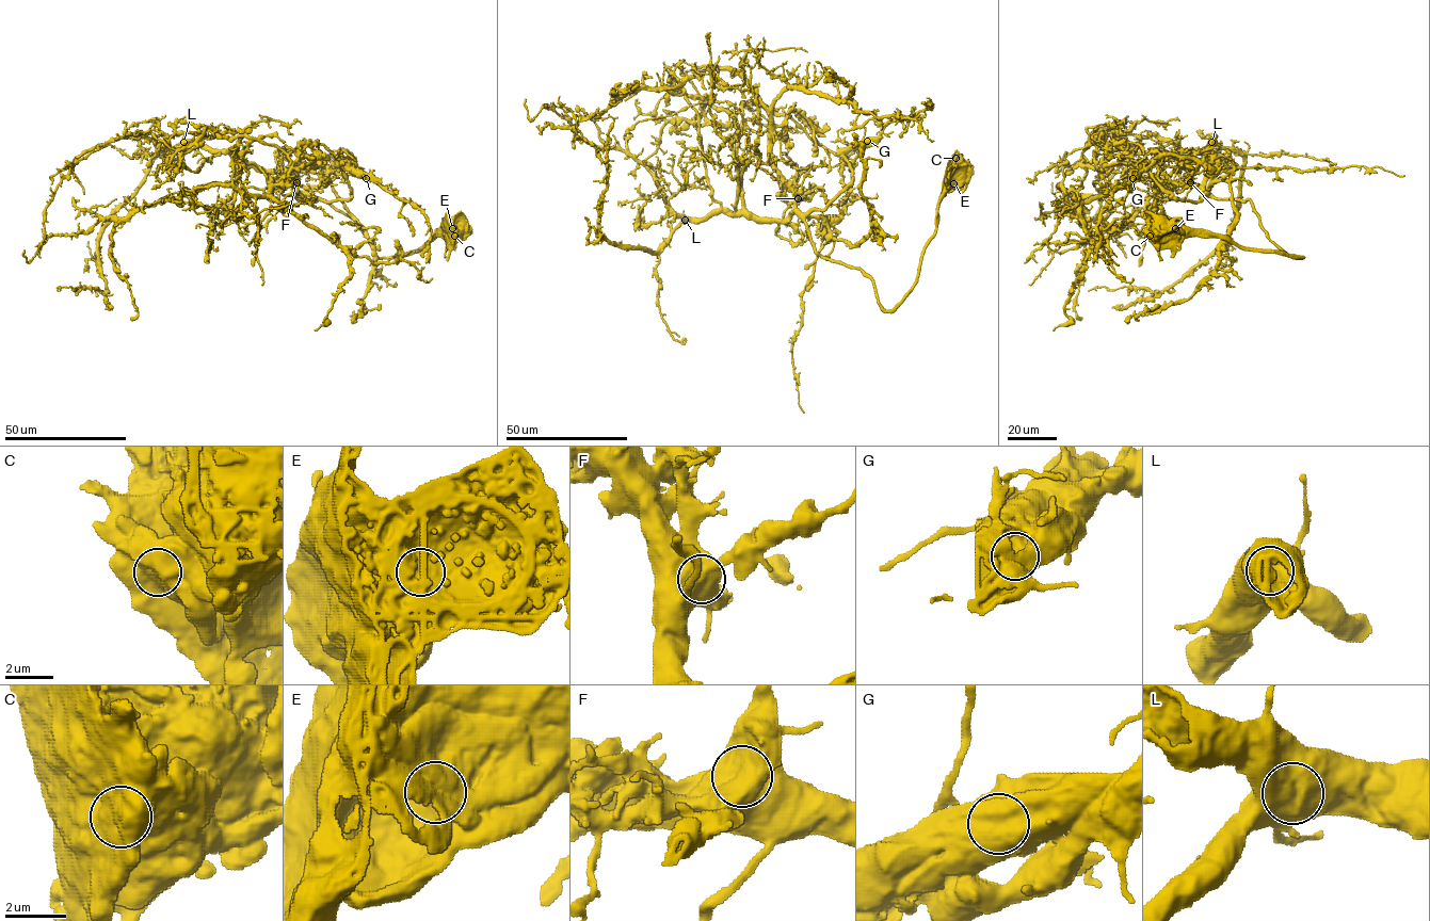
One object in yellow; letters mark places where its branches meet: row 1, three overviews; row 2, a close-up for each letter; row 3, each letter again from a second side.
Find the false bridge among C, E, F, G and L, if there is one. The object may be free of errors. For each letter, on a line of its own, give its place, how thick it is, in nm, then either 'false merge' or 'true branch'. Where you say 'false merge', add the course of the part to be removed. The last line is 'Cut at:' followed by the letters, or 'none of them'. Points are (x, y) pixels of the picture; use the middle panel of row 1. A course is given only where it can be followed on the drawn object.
C: (955, 158) | 1300 nm | true branch
E: (953, 183) | 1200 nm | true branch
F: (798, 198) | 1400 nm | false merge | (798, 197), (797, 166), (787, 155), (785, 133), (798, 117), (838, 149), (871, 139), (874, 145)
G: (867, 141) | 1150 nm | true branch
L: (685, 220) | 1100 nm | true branch
Cut at: F

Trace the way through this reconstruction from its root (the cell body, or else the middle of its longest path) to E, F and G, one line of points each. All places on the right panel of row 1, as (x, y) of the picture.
E: (1157, 227), (1157, 224), (1175, 228)
F: (1157, 227), (1302, 257), (1269, 239), (1249, 200), (1218, 198), (1189, 181)
G: (1157, 227), (1302, 257), (1269, 239), (1249, 200), (1178, 200), (1146, 166), (1133, 178)

